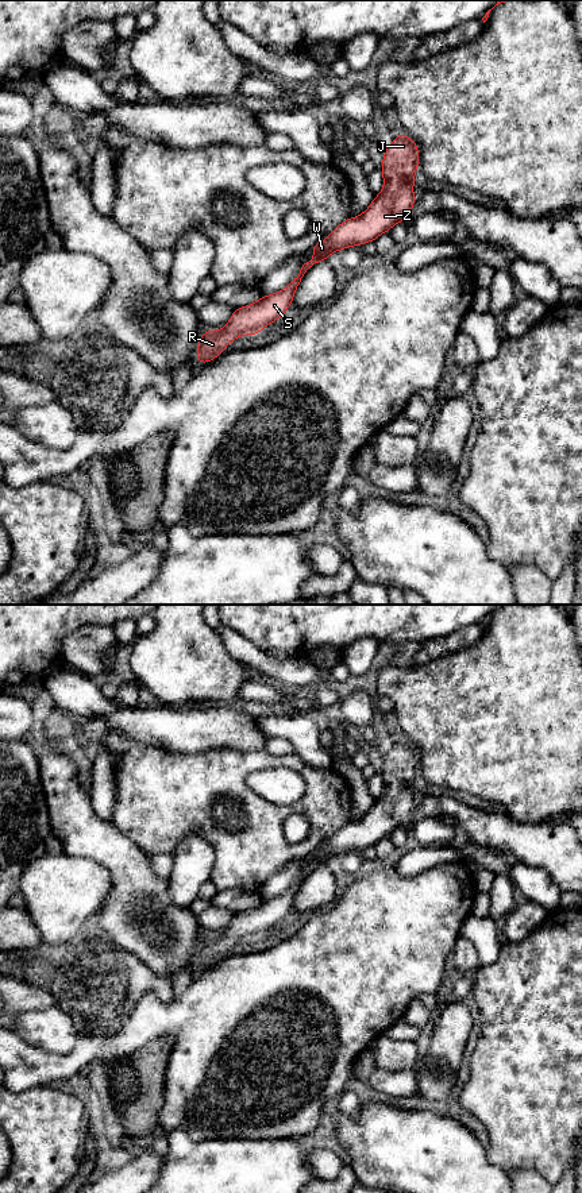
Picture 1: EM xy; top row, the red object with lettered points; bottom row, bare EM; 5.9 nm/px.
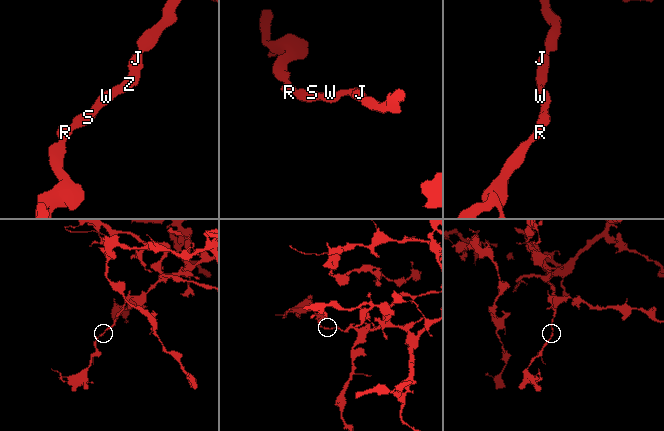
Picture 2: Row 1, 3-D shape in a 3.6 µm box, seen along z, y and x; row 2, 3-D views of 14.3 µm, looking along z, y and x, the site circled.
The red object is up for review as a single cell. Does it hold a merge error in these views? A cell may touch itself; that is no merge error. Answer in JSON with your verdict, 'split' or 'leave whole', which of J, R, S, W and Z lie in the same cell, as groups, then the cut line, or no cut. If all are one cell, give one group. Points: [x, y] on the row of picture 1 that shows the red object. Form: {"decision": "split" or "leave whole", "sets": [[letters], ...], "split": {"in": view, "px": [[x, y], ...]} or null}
{"decision": "leave whole", "sets": [["J", "R", "S", "W", "Z"]], "split": null}

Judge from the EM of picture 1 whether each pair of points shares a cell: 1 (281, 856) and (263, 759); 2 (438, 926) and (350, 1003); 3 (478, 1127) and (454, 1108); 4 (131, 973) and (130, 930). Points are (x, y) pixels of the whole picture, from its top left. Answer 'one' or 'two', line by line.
1: one
2: one
3: one
4: two

